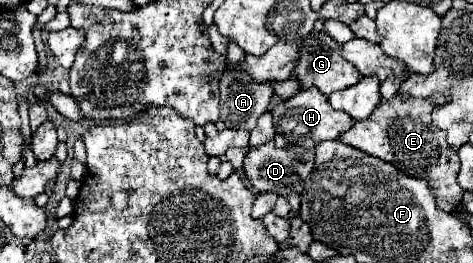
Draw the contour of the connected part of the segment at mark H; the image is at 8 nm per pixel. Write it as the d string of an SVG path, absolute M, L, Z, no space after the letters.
M318 88L302 90L290 100L280 102L278 106L272 108L272 116L274 116L274 128L276 128L276 138L274 138L276 146L286 146L286 144L318 146L324 140L336 140L340 132L346 132L354 124L354 120L346 112L334 110Z

